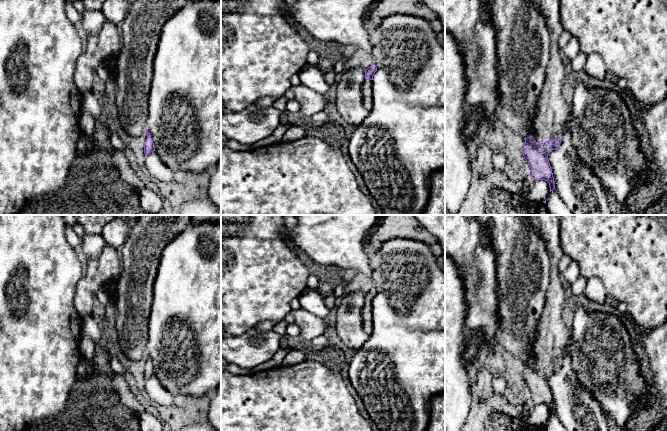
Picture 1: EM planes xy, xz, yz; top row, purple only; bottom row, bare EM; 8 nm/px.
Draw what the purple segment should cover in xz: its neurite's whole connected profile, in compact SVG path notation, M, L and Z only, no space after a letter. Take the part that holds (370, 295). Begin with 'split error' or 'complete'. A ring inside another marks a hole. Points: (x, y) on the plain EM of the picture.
split error | M373 287L365 294L365 304L362 309L363 329L370 334L373 329L373 300L377 295L376 289Z

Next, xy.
complete | M146 353L146 357L147 357L147 363L146 363L146 366L145 366L145 369L144 369L145 380L147 380L151 376L155 375L153 364L151 362L150 357L147 355L147 353Z

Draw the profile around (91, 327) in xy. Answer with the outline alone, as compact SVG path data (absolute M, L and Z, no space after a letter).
M91 314L82 317L82 336L88 336L97 344L105 340L105 330Z

